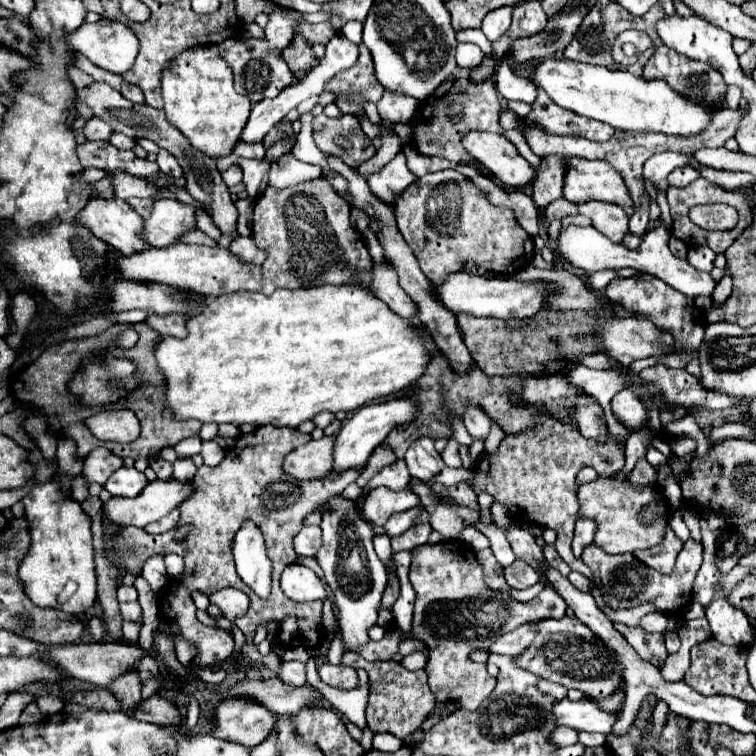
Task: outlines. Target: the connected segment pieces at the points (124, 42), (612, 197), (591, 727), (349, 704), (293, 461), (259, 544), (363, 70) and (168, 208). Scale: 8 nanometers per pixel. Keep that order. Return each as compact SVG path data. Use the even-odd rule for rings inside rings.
M106 18L96 24L82 24L78 30L64 34L64 38L76 52L84 54L92 64L96 64L98 68L106 68L114 74L124 74L126 70L130 70L138 54L138 38L134 36L134 32L126 24L110 22Z
M570 158L564 182L564 198L570 202L602 200L618 204L632 216L634 202L626 190L624 178L604 160Z
M568 698L556 700L552 714L558 726L568 726L584 732L608 734L612 730L612 724L616 722L616 714L602 712L590 700L578 700L578 702L572 702Z
M318 648L312 653L308 662L306 662L306 680L307 682L318 689L325 699L336 710L340 710L342 714L346 714L346 718L350 722L354 722L356 726L364 728L366 726L366 718L364 718L364 710L366 710L366 694L370 692L370 684L362 684L354 690L343 691L337 688L333 688L323 683L317 673L316 658L318 658L320 652Z
M324 436L298 446L284 458L284 472L296 480L324 478L332 470L332 446L334 438Z
M244 522L234 538L234 560L238 576L248 584L260 598L270 594L272 562L266 556L262 532L254 522Z
M361 43L358 62L334 76L324 88L338 94L336 104L344 114L354 114L358 117L363 102L376 104L384 93L384 88L374 78L374 64L370 51Z
M156 200L152 204L152 214L144 220L142 240L154 248L174 244L180 234L196 226L194 206L186 206L178 200Z

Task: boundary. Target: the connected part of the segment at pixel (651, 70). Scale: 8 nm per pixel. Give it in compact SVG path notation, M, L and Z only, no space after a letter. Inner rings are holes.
M660 46L648 60L648 64L644 66L644 78L662 78L664 82L670 84L672 90L676 90L684 98L690 98L694 102L718 104L718 108L724 104L726 98L726 82L722 74L718 74L718 70L714 70L710 64L686 58L668 46Z

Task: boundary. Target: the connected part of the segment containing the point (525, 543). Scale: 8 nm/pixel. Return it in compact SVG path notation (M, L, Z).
M510 528L508 540L510 540L510 546L512 546L516 558L526 560L534 570L538 570L538 566L534 566L534 558L542 558L546 562L542 548L536 544L534 536L526 528Z

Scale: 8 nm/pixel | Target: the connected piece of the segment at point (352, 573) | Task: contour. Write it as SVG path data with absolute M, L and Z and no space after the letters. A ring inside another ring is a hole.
M342 496L330 498L322 510L322 548L316 554L316 562L324 570L326 584L332 588L342 641L347 648L356 648L370 640L368 630L376 626L384 588L388 584L388 570L372 548L372 528L366 526L356 514L354 502Z

